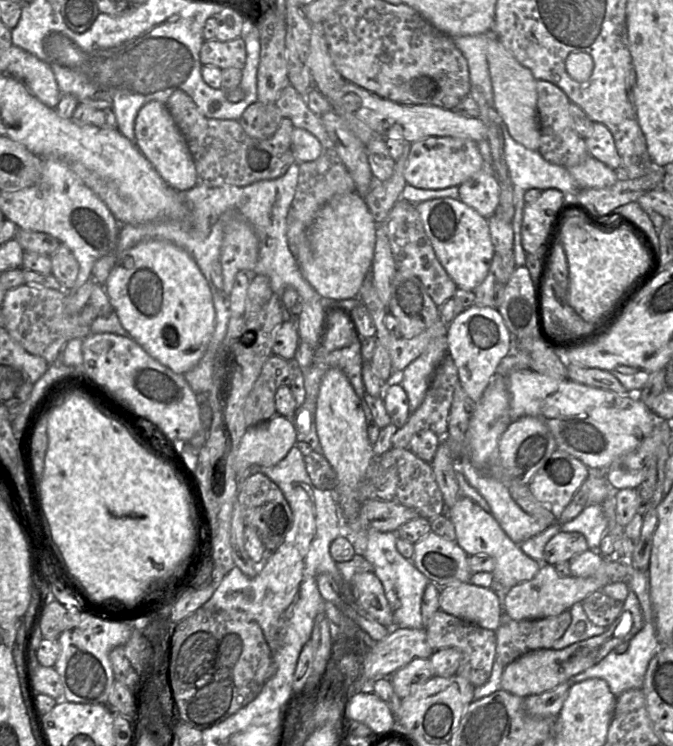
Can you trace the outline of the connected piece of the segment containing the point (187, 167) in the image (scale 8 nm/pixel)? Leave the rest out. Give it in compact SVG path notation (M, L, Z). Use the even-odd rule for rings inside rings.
M153 100L143 105L135 119L134 133L134 144L168 185L177 191L187 191L197 184L192 154L166 104Z

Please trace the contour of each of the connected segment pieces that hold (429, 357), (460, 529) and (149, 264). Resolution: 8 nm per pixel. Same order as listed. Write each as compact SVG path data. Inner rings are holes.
M446 335L437 337L398 375L397 381L402 385L409 400L410 414L423 402L435 370L447 355Z
M460 496L452 507L446 509L444 514L449 517L455 527L456 543L468 556L485 554L495 560L492 575L497 586L509 591L513 586L531 580L543 564L526 555L520 545L508 537L494 516L485 512L470 498Z
M148 240L135 245L112 268L105 291L122 327L152 358L176 374L184 374L198 364L214 332L215 309L207 279L184 248L168 240Z

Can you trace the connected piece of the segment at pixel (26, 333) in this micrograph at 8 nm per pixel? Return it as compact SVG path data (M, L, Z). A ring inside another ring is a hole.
M27 284L9 289L2 304L4 328L28 353L40 356L50 365L72 339L85 339L91 334L90 326L79 315L69 315L64 307L65 291Z

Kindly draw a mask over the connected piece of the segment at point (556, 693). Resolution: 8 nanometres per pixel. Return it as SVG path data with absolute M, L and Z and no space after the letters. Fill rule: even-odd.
M564 682L552 690L524 698L524 707L532 716L557 717L566 700L571 682Z

